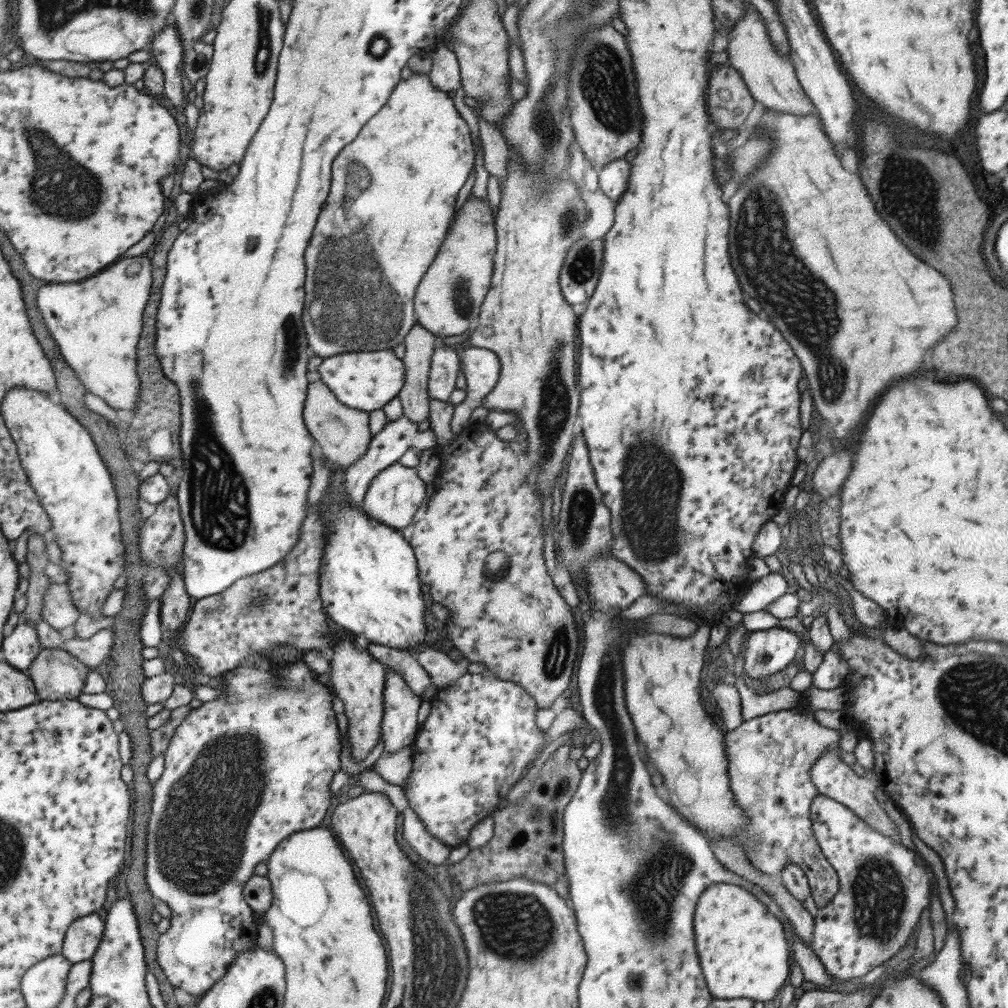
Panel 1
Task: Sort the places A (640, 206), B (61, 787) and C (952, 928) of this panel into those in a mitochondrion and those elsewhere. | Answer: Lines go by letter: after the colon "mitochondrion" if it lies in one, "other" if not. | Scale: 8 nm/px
A: other
B: other
C: other

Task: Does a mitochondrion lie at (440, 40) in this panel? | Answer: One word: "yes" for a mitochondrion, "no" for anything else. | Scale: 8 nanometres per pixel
no

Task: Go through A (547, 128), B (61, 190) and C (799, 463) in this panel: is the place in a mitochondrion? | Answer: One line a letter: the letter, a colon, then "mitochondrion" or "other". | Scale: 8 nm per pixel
A: mitochondrion
B: mitochondrion
C: other

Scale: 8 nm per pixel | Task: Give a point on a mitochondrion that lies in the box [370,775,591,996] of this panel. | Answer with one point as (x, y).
(520, 932)

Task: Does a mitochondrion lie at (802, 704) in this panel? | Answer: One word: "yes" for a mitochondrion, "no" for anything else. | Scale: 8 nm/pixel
no

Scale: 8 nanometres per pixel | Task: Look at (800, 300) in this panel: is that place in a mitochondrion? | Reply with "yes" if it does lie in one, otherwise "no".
yes

